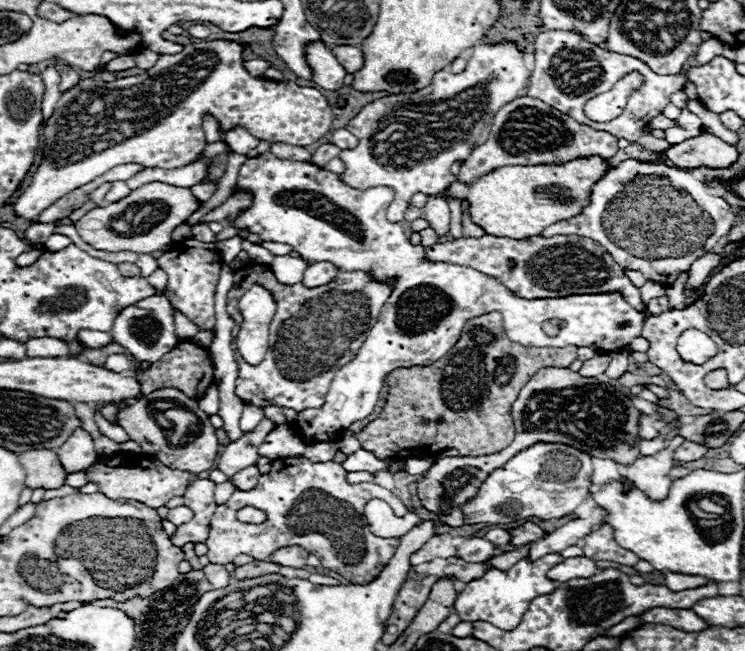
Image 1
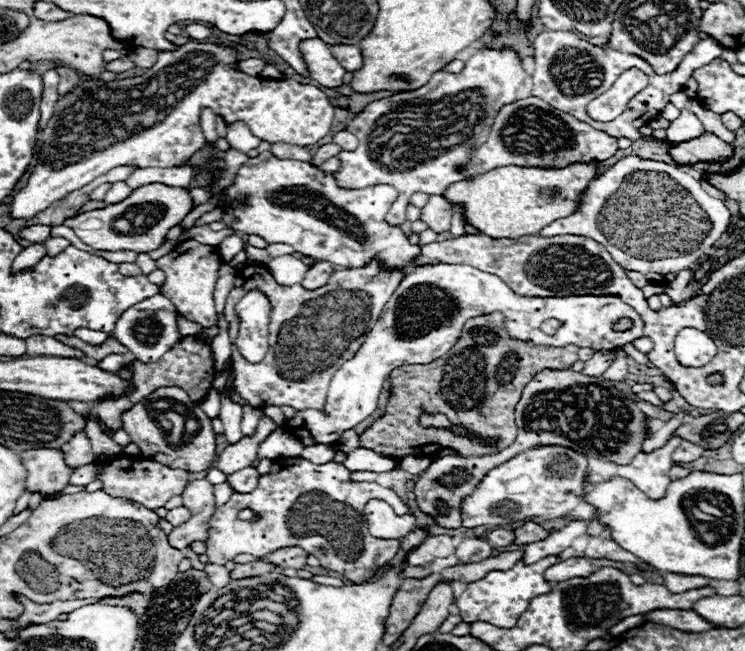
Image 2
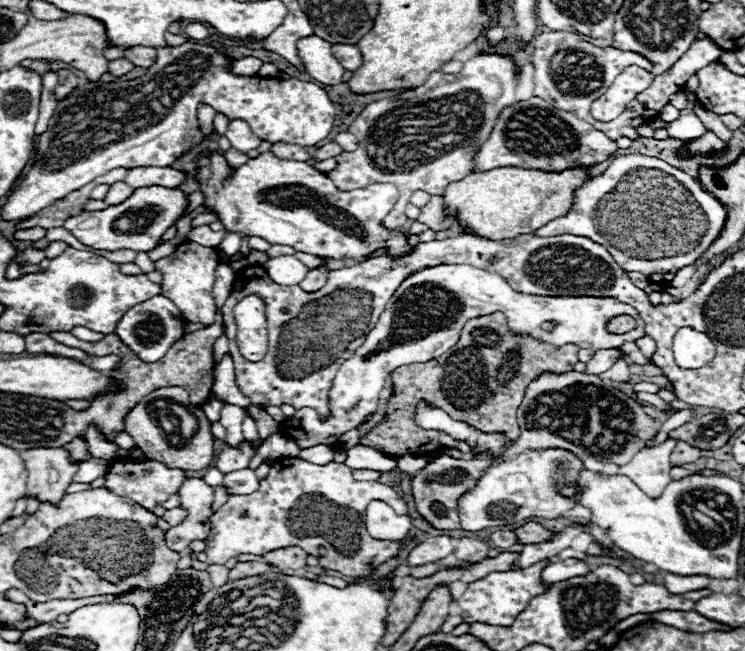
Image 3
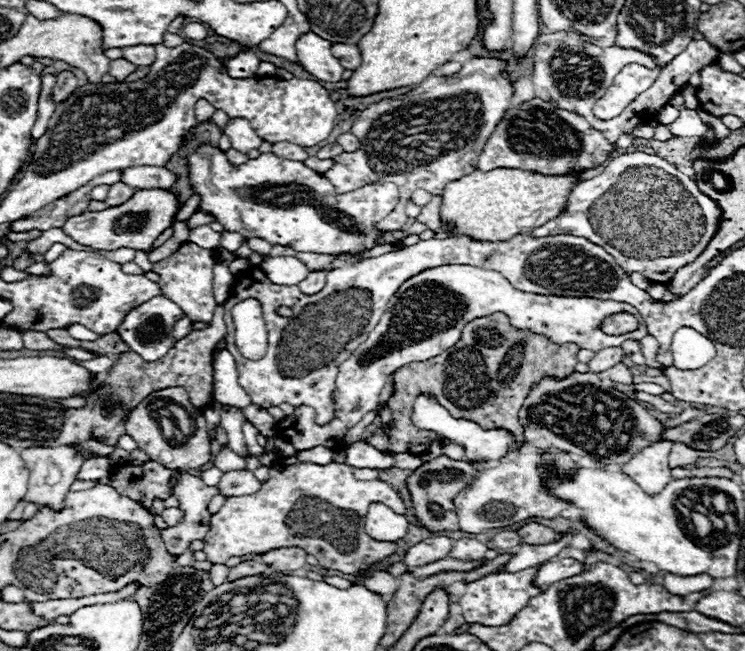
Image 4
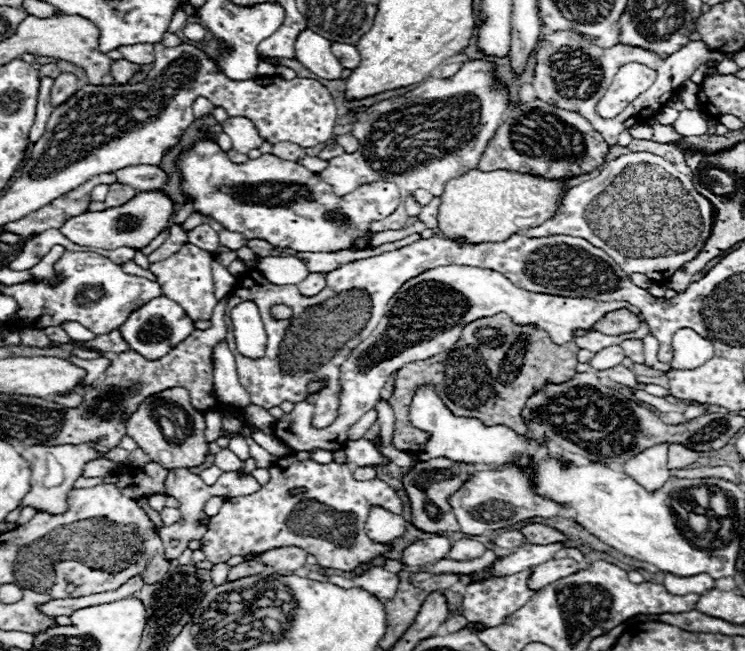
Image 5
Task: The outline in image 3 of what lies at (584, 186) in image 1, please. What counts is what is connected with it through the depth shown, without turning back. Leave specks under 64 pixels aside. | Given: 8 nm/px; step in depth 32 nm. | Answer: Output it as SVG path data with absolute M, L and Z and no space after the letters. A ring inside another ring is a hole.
M494 168L488 172L472 172L466 178L446 186L444 214L456 216L466 234L488 240L508 240L520 234L532 234L554 218L570 210L572 194L586 180L588 168L556 172L534 172L524 168Z

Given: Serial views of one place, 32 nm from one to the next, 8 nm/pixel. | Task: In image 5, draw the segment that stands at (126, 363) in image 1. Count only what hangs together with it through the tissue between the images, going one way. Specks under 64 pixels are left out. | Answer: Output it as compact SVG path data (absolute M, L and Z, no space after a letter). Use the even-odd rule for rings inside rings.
M72 356L72 364L76 364L76 366L80 366L80 368L86 370L86 378L84 378L84 384L86 384L86 386L94 384L94 382L100 378L100 374L108 368L110 362L109 360L102 360L102 358L78 360L78 356Z

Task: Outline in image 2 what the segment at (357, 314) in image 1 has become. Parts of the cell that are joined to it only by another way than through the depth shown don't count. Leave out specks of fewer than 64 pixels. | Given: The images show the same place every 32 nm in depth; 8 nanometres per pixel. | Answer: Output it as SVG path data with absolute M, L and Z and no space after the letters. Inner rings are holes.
M372 260L368 266L362 266L362 268L336 270L336 272L332 272L332 278L328 280L328 284L324 288L318 288L318 290L312 290L312 292L304 290L300 284L296 284L296 286L276 284L276 280L272 280L270 272L264 266L258 266L258 264L238 270L236 286L228 294L226 308L224 308L224 314L230 322L230 330L236 330L234 306L244 296L244 292L250 292L252 288L260 288L264 294L268 294L268 300L270 300L270 306L272 306L270 324L268 324L270 348L268 348L268 354L262 362L250 364L248 360L244 360L240 356L236 344L232 344L232 360L234 360L234 368L236 368L236 382L234 384L236 384L236 390L240 392L240 396L244 396L250 406L264 408L264 406L290 404L294 410L300 410L300 408L322 410L324 408L328 386L330 386L330 380L332 380L334 372L346 360L350 360L356 354L356 350L362 346L362 342L366 340L366 334L378 322L378 316L384 310L384 304L388 302L388 298L392 296L392 292L398 288L398 284L404 278L402 272L382 272L378 268L378 264L380 262Z

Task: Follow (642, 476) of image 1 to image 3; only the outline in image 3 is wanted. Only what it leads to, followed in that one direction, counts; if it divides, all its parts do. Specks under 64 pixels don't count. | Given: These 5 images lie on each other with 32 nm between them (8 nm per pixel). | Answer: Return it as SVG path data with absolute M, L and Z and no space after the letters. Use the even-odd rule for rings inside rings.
M666 440L654 448L640 450L634 460L620 466L620 474L632 478L632 482L648 496L660 496L670 484L670 454L676 440Z

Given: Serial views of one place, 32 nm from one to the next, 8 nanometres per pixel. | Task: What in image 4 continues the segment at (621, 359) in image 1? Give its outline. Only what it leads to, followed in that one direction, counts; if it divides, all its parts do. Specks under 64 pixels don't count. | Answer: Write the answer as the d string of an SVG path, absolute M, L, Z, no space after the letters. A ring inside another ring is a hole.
M622 362L616 364L616 366L612 366L612 368L608 368L608 370L604 370L604 372L598 372L598 376L600 378L610 378L610 380L620 382L620 384L634 384L632 382L632 372Z

